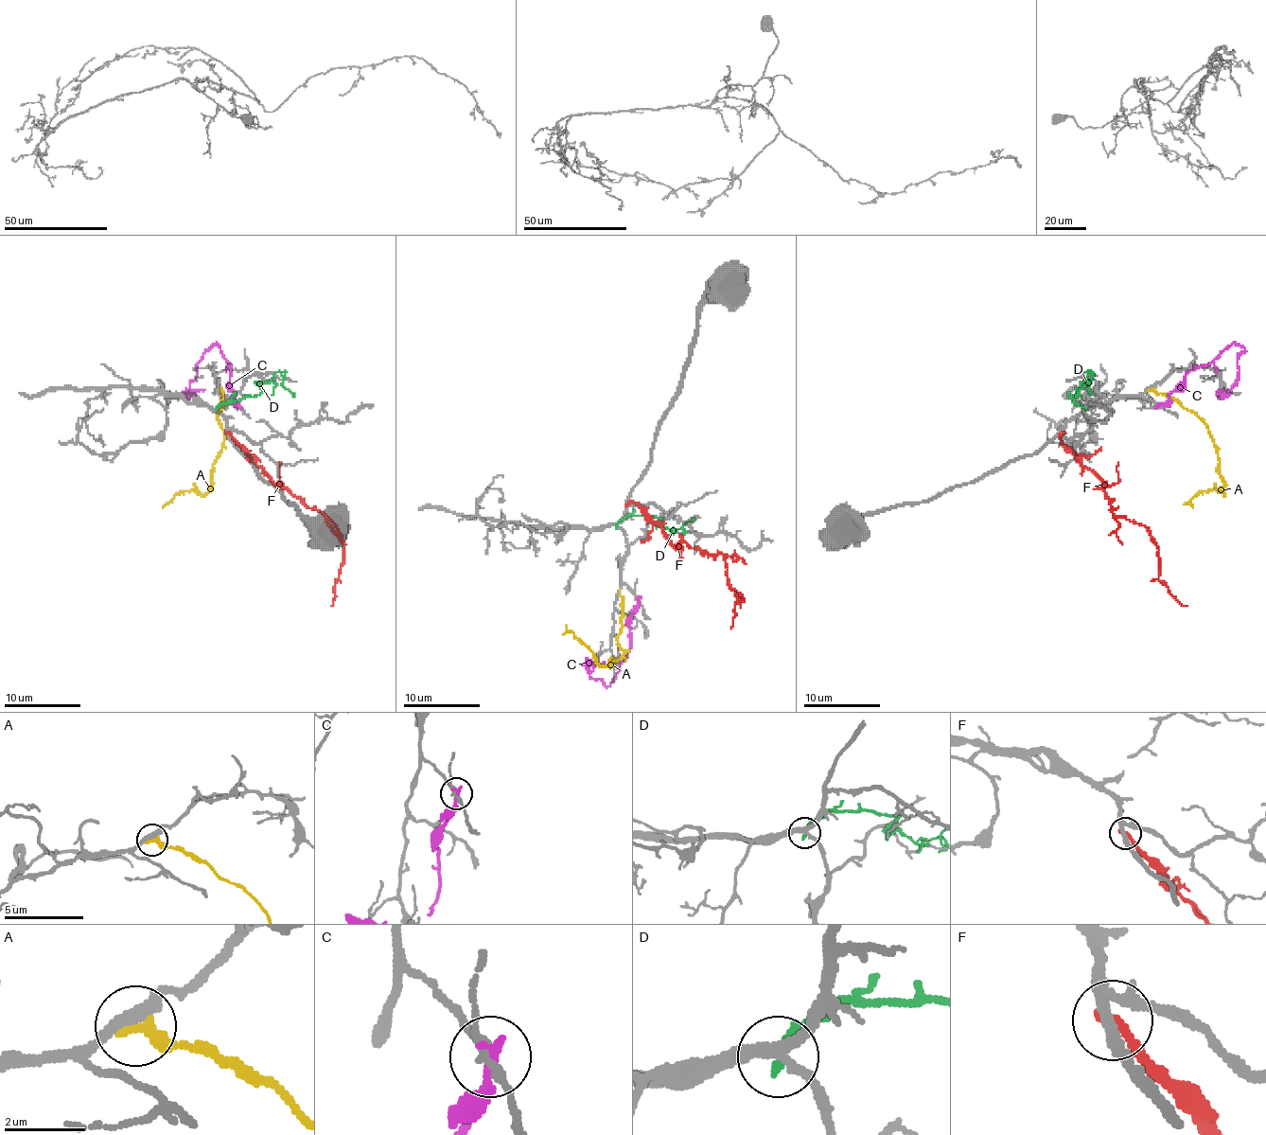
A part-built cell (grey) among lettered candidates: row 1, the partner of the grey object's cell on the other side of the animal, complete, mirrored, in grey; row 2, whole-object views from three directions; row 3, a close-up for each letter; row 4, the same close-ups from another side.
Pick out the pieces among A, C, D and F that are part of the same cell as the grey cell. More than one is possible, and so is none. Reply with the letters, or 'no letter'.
F

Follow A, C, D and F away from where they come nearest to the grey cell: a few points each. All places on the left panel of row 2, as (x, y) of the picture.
A: (219, 389), (218, 421), (223, 447), (212, 466), (210, 488), (201, 494), (195, 488), (180, 490), (167, 504)
C: (239, 404), (233, 400), (229, 364), (216, 343), (206, 350), (197, 376), (189, 385), (195, 391), (204, 389)
D: (216, 408), (229, 400), (256, 397), (264, 383), (277, 372), (285, 372), (283, 385), (294, 397)
F: (229, 433), (273, 481), (325, 516), (342, 544), (339, 578), (335, 582), (331, 606)

